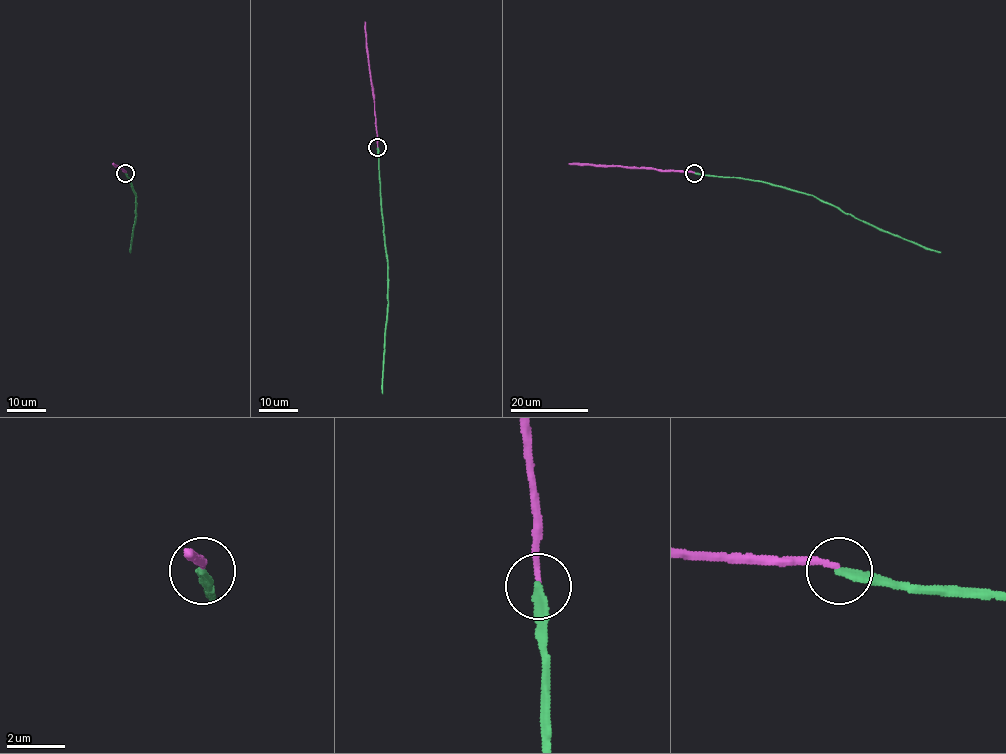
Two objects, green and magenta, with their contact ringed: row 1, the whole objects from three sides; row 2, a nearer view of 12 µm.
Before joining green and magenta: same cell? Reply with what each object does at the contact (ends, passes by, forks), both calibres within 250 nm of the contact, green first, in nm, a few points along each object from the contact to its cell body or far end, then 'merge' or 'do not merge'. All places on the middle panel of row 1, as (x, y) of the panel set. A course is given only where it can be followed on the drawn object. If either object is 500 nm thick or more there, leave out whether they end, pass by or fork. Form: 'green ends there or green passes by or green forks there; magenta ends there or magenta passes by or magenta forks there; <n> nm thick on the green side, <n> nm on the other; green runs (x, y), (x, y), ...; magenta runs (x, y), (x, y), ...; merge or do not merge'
green ends there; magenta ends there; 280 nm thick on the green side, 200 nm on the other; green runs (378, 147), (388, 306), (383, 394); magenta runs (378, 147), (365, 22); do not merge

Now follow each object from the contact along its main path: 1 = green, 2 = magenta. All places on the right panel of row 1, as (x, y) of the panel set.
1: (694, 173), (756, 180), (812, 194), (860, 220), (941, 252)
2: (694, 172), (569, 163)

